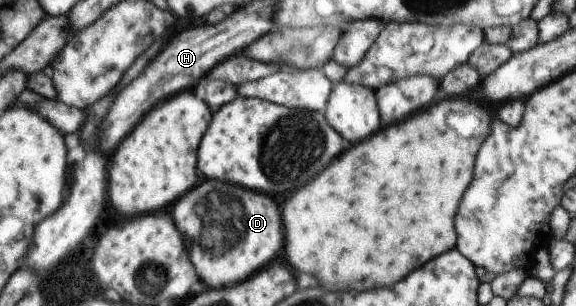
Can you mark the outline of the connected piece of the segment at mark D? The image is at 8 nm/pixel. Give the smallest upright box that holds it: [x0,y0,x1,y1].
[173,181,283,287]

